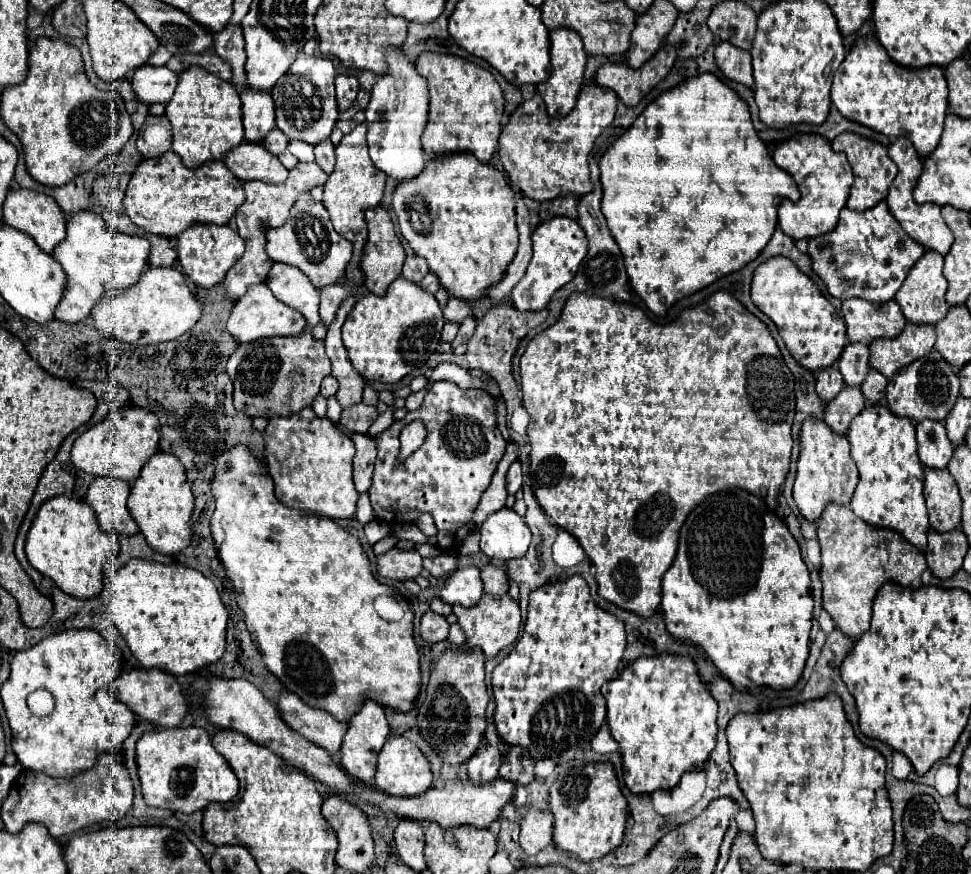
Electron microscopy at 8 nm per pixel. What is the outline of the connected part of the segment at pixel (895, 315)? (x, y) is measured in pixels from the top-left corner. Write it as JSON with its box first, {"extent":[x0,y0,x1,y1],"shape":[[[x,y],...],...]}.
{"extent":[842,297,906,343],"shape":[[[852,297],[842,303],[842,315],[848,327],[848,339],[858,343],[870,343],[876,337],[894,337],[906,325],[906,317],[896,301],[874,305],[866,299]]]}

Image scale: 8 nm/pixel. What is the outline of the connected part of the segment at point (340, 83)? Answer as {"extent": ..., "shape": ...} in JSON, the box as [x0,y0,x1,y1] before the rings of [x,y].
{"extent":[336,75,358,111],"shape":[[[338,75],[336,77],[336,99],[338,99],[338,109],[346,111],[352,107],[356,95],[358,95],[358,79],[352,75]]]}

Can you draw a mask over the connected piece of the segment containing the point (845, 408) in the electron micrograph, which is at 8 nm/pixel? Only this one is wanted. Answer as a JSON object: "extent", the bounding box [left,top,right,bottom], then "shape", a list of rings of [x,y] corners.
{"extent":[824,385,866,433],"shape":[[[844,385],[840,389],[840,393],[826,403],[826,411],[824,411],[824,421],[830,429],[834,429],[836,433],[846,433],[850,421],[866,407],[866,399],[860,391],[860,387],[852,387],[852,385]]]}

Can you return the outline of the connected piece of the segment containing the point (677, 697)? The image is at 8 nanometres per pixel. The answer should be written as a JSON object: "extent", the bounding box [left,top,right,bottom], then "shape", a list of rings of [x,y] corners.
{"extent":[602,653,718,795],"shape":[[[660,653],[658,657],[640,657],[632,661],[632,665],[626,667],[616,679],[608,681],[602,693],[608,705],[606,719],[610,731],[618,741],[624,759],[624,781],[632,793],[640,795],[652,793],[656,789],[672,789],[674,785],[678,785],[682,773],[704,767],[710,751],[716,745],[718,703],[702,683],[696,663],[690,655]]]}

